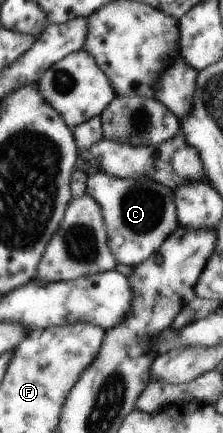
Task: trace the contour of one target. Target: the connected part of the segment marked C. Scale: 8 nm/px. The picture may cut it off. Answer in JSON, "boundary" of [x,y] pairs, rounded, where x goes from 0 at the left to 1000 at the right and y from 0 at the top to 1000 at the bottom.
{"boundary":[[[489,400],[395,404],[386,448],[413,453],[457,480],[475,517],[484,566],[520,603],[570,614],[628,612],[668,591],[695,589],[740,552],[803,522],[776,443],[673,411],[556,413]]]}

